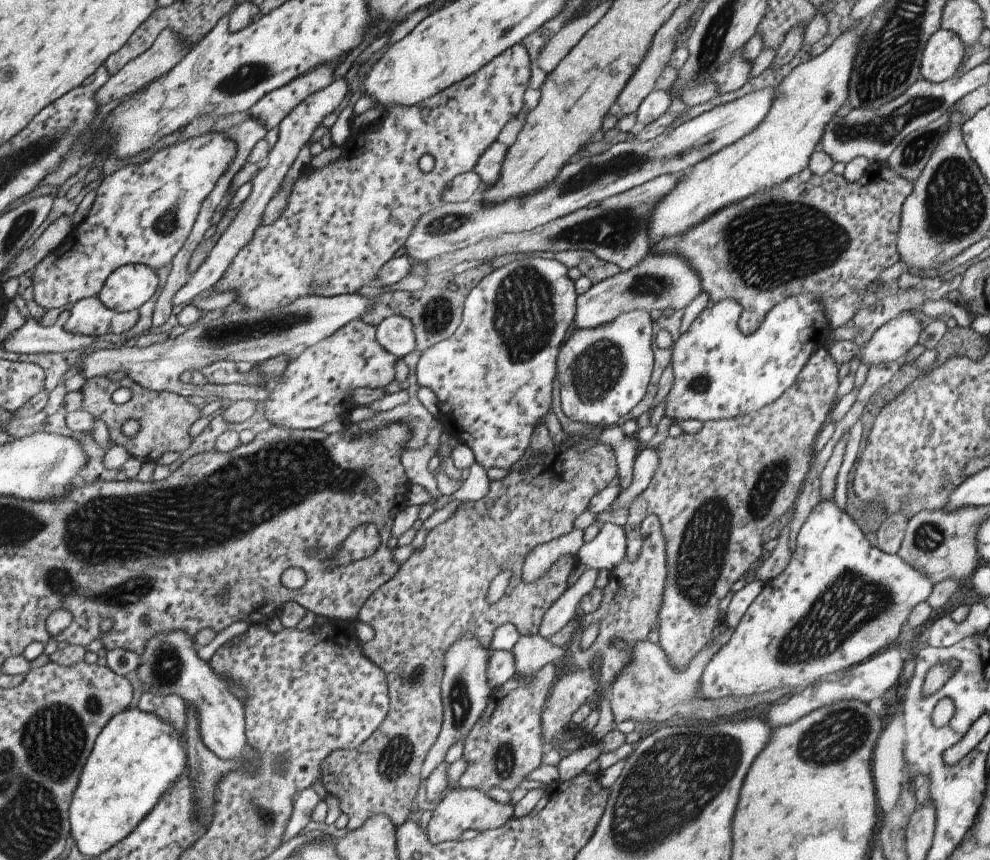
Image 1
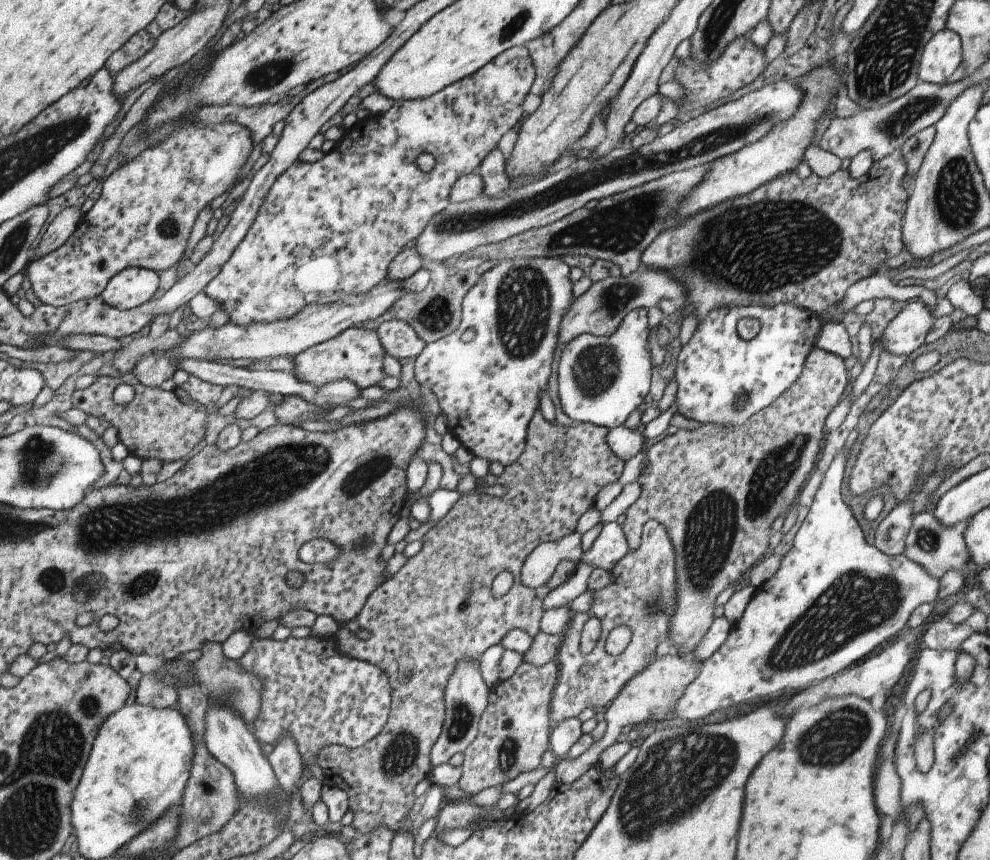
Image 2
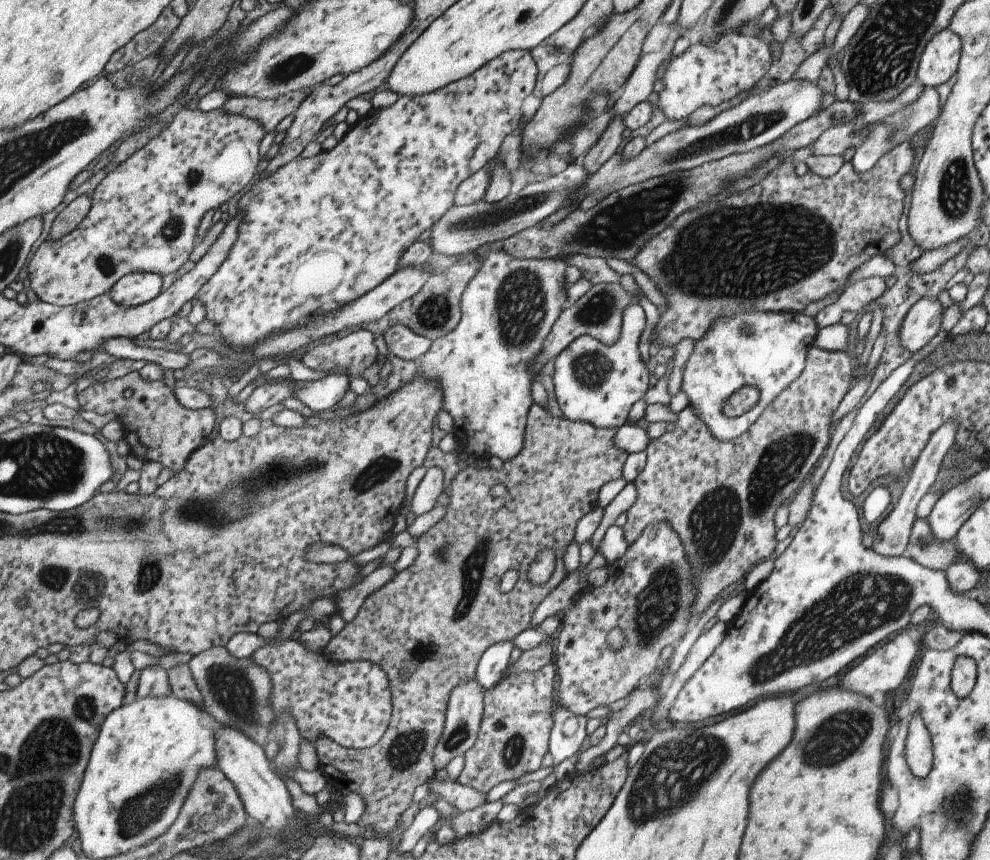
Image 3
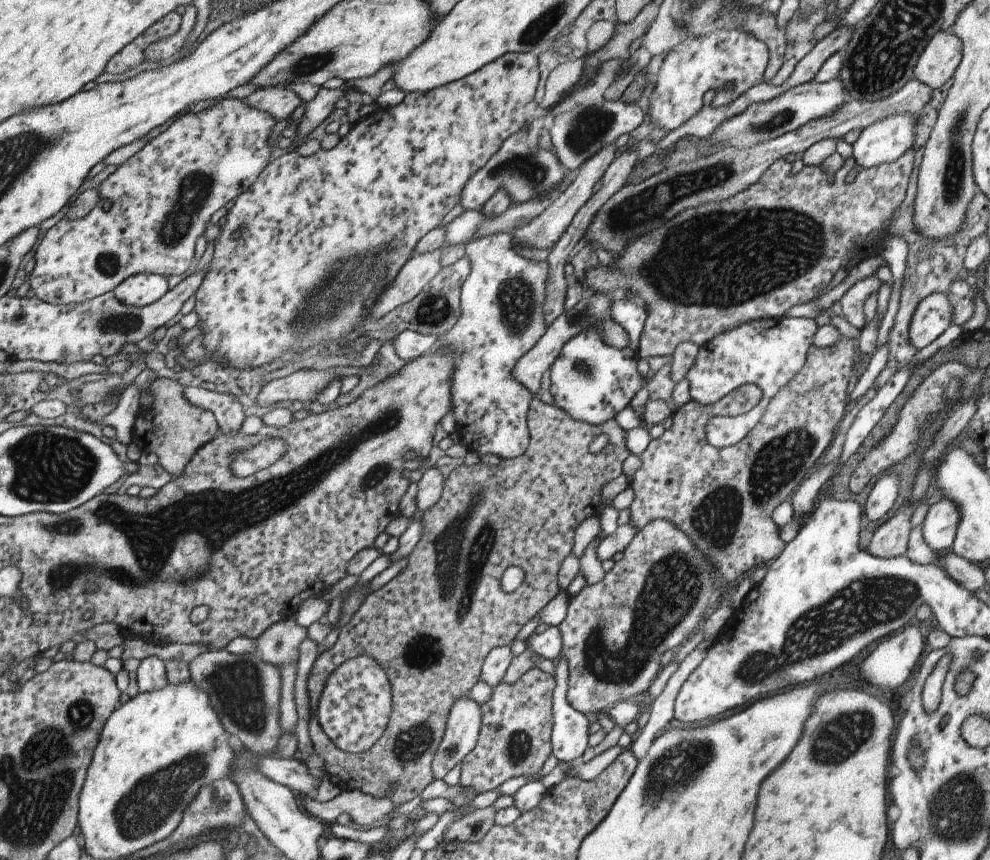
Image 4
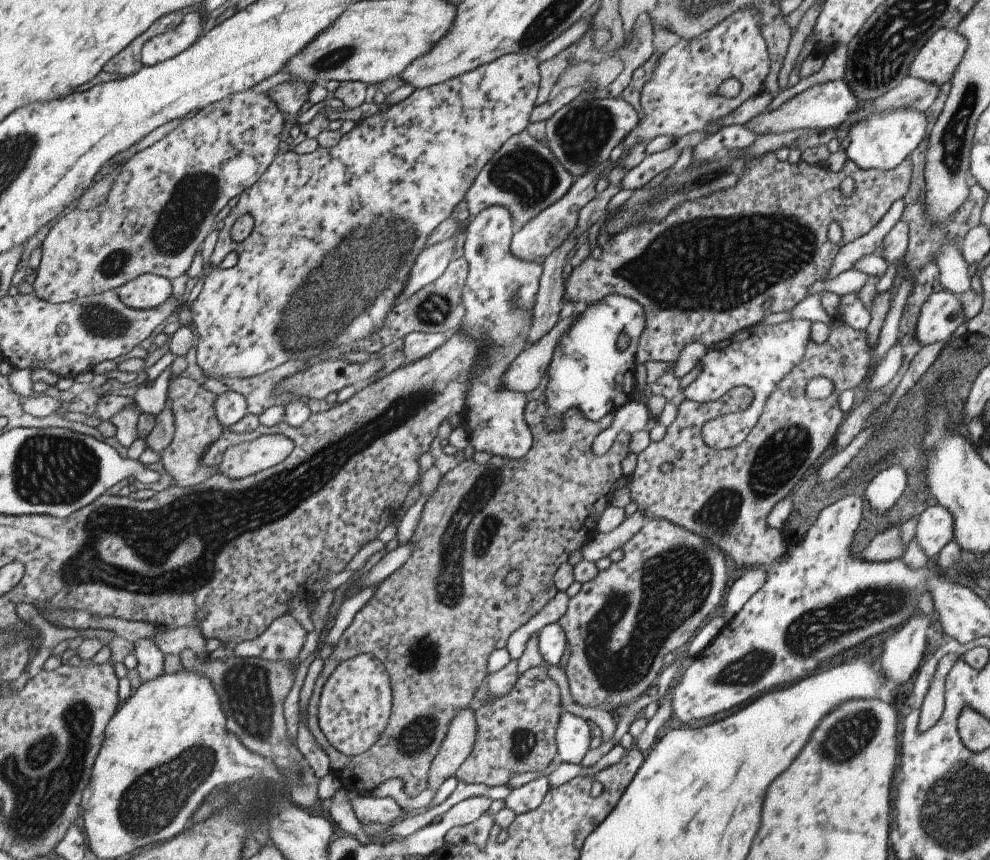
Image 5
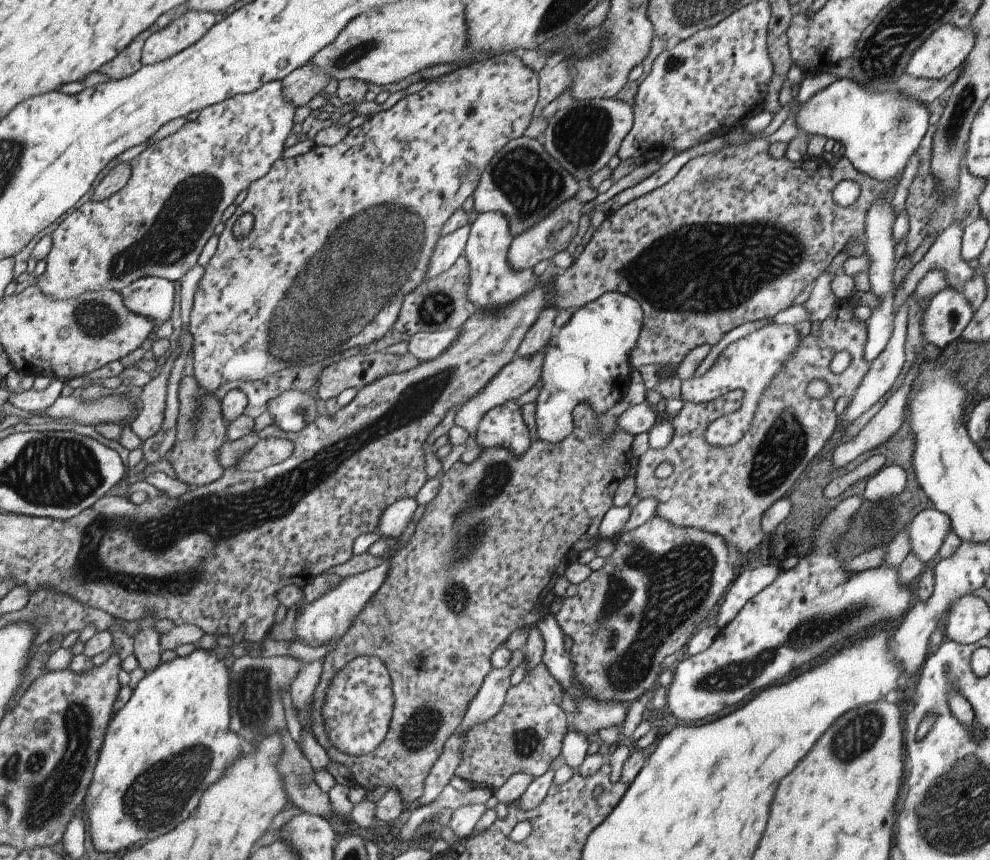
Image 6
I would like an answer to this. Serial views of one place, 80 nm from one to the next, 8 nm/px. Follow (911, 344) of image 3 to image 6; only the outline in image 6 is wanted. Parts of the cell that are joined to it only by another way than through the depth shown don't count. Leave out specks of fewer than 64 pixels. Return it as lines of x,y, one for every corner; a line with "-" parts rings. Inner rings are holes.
947,287
937,292
922,312
924,343
931,343
941,350
956,341
971,320
973,312
959,290

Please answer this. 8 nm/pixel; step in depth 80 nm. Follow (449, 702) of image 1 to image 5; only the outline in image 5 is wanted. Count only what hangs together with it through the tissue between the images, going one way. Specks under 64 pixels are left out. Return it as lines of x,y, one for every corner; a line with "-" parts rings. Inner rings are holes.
472,706
459,709
453,714
445,738
430,762
427,789
437,790
447,778
454,778
454,772
471,752
477,730

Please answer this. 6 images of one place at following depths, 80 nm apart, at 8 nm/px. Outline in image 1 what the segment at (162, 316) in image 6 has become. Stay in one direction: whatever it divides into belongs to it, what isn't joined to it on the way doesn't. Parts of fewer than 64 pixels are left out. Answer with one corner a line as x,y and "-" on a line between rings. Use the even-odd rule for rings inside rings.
130,264
111,273
98,297
107,308
128,313
157,297
160,288
156,269
144,264

